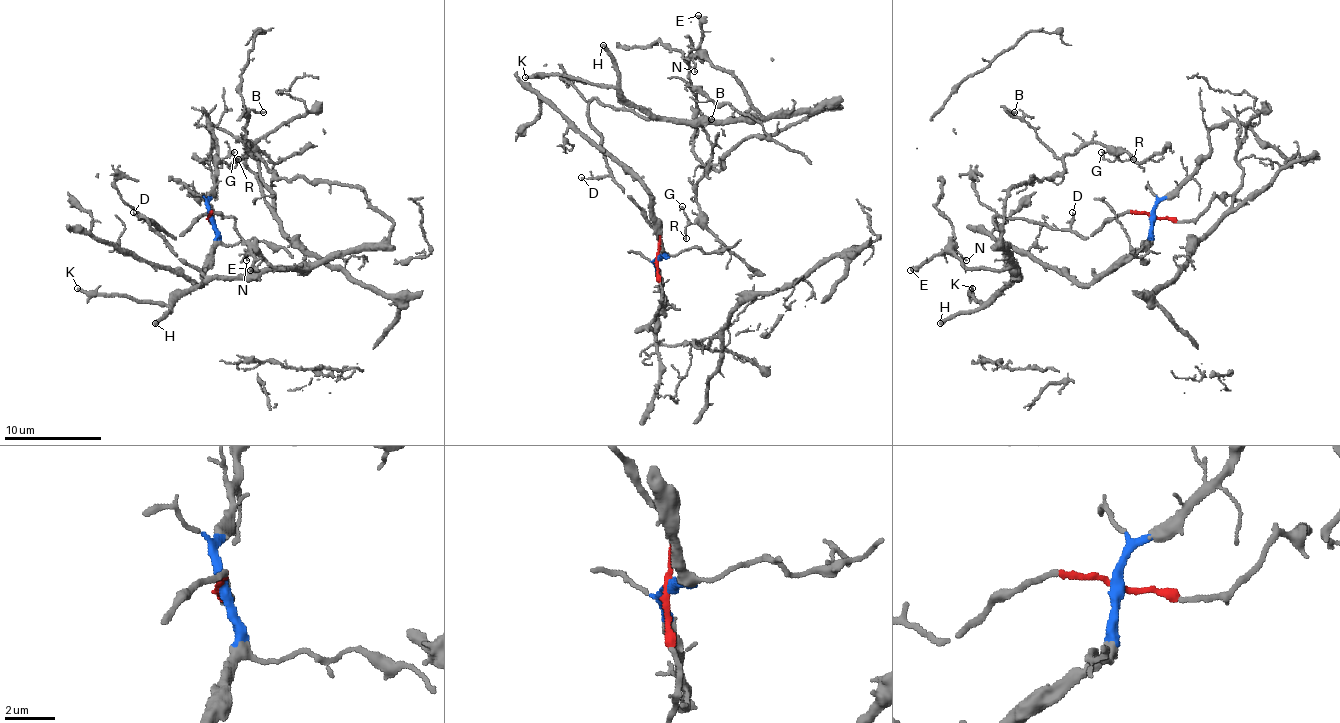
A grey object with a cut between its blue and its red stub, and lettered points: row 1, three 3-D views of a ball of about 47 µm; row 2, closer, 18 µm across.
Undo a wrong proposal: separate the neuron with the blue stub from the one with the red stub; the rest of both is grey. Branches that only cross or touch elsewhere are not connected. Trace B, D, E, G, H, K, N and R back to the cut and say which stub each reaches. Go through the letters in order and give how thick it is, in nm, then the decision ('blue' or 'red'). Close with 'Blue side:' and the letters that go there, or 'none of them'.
B: 130 nm thick; red
D: 140 nm thick; red
E: 440 nm thick; red
G: 140 nm thick; red
H: 320 nm thick; red
K: 240 nm thick; red
N: 120 nm thick; red
R: 120 nm thick; red
Blue side: none of them

